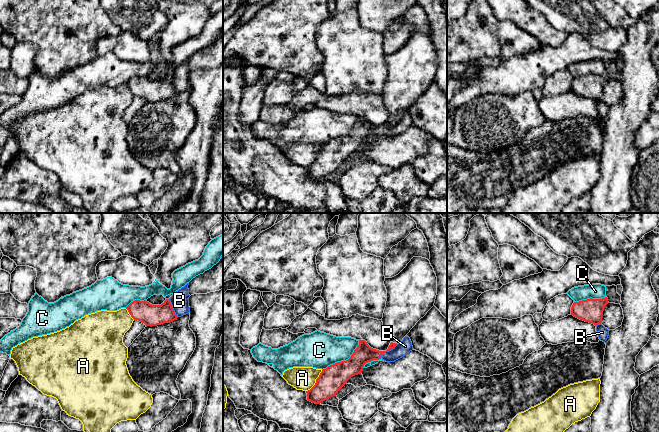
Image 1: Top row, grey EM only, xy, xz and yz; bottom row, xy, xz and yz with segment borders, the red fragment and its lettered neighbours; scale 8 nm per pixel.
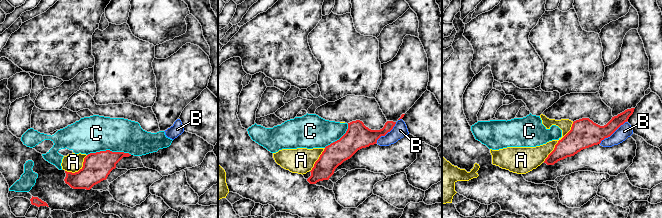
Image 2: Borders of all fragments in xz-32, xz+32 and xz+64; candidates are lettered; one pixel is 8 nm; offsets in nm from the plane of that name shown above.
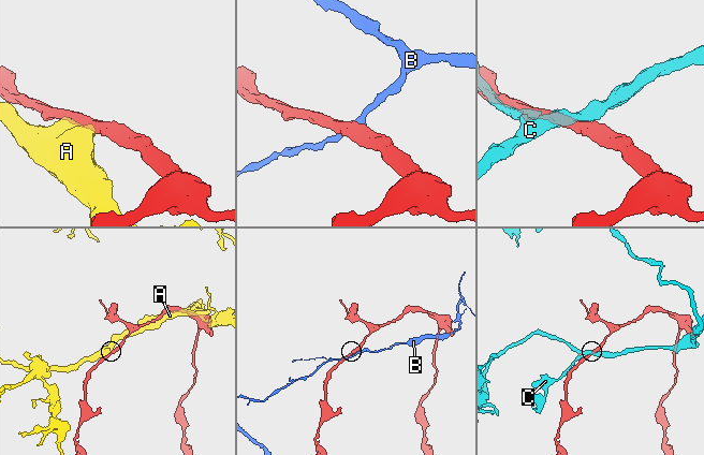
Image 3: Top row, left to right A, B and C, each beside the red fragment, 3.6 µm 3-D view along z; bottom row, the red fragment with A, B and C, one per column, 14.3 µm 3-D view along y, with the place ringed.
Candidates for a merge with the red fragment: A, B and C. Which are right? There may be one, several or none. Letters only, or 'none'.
none

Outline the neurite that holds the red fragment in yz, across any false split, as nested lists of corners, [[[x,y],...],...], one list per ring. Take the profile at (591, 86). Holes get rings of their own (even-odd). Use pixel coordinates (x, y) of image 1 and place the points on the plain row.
[[[607,73],[574,78],[571,83],[571,91],[596,102],[601,100],[604,84],[608,79]]]

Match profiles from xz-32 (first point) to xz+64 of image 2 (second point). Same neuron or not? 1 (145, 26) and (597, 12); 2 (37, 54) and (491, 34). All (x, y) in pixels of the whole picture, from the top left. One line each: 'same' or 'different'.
1: same
2: same

